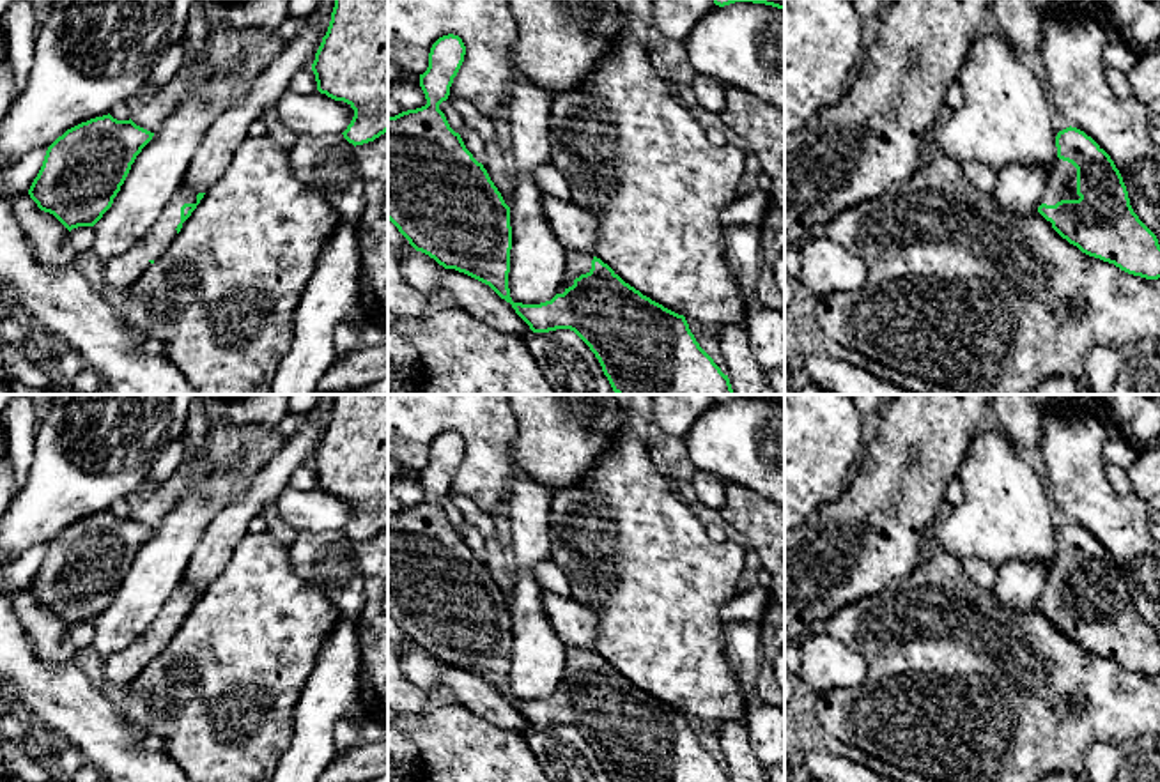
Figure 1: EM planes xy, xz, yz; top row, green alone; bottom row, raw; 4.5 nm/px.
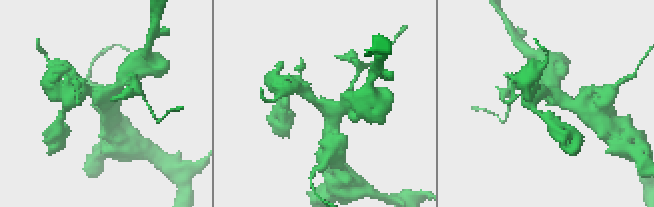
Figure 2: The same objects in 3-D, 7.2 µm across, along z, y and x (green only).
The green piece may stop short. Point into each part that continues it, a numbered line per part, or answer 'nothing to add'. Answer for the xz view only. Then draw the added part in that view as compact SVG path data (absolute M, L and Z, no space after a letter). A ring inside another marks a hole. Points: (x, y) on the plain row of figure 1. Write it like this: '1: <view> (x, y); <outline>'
1: xz (578, 659); M568 648L567 665L558 690L572 683L576 674L590 669L593 653L593 649Z

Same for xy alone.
1: xy (121, 667); M179 586L154 623L124 651L103 658L103 674L113 685L129 685L145 671L151 658L163 651L177 633L181 619L181 603L197 600L197 591Z

